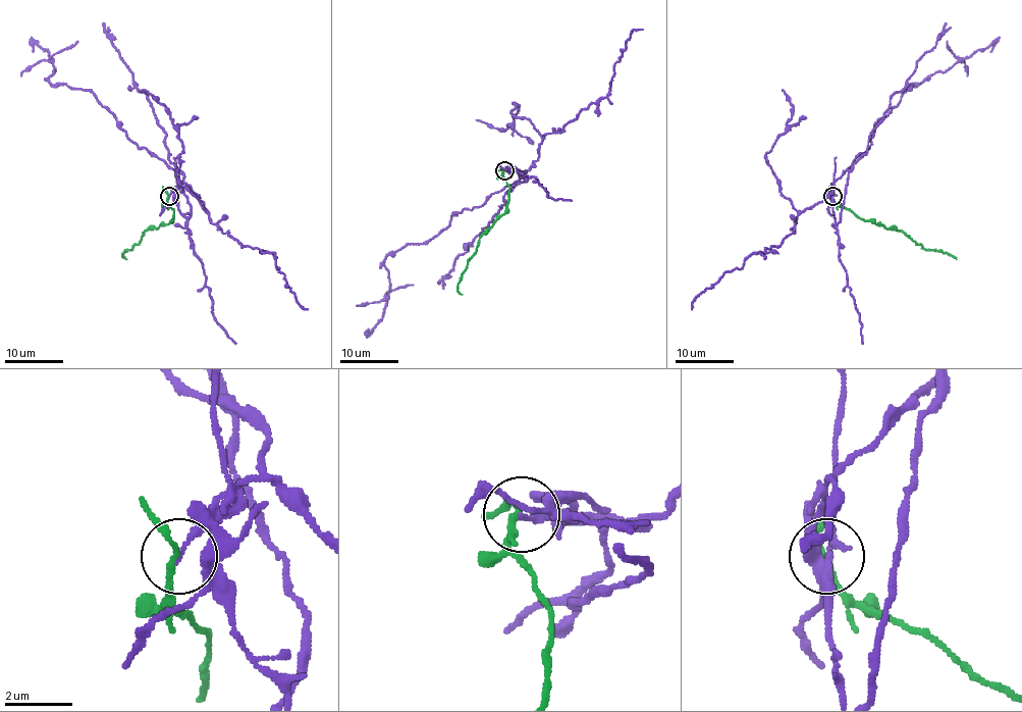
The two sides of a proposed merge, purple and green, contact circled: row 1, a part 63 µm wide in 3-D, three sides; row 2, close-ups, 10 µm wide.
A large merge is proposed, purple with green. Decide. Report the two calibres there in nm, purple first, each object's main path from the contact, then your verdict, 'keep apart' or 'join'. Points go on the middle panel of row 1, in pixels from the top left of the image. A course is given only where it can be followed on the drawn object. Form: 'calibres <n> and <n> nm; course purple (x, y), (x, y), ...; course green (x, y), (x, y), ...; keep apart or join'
calibres 180 and 140 nm; course purple (503, 170), (519, 180), (455, 212), (426, 242), (391, 251), (384, 313), (368, 327); course green (503, 170), (502, 176), (509, 188), (506, 210), (479, 239), (476, 252), (458, 286), (462, 295); keep apart

